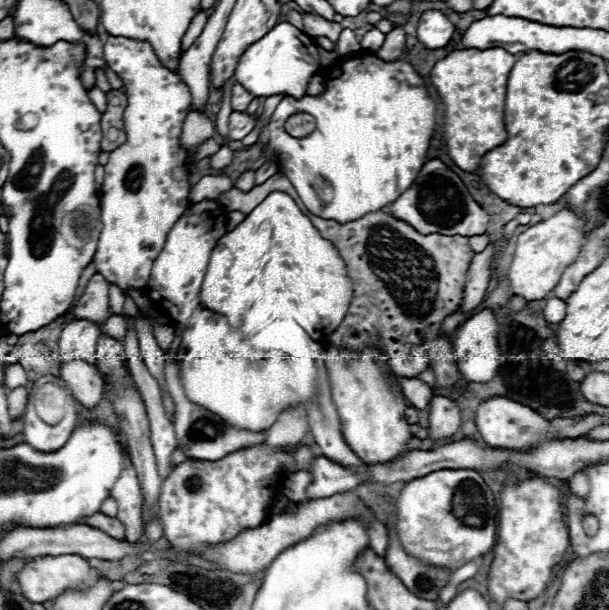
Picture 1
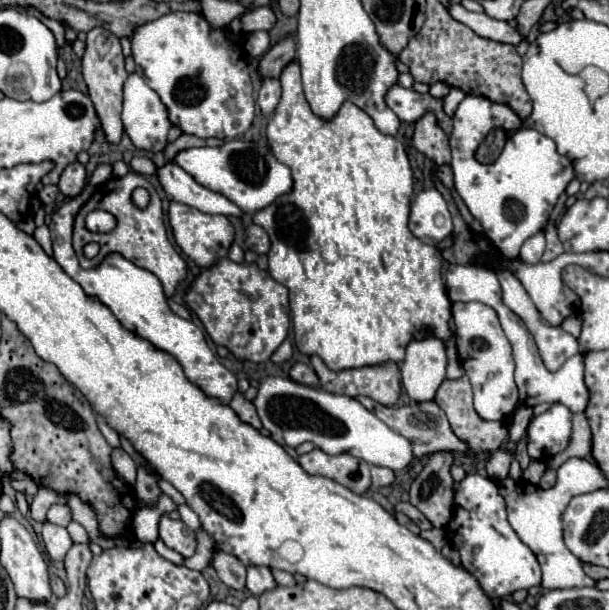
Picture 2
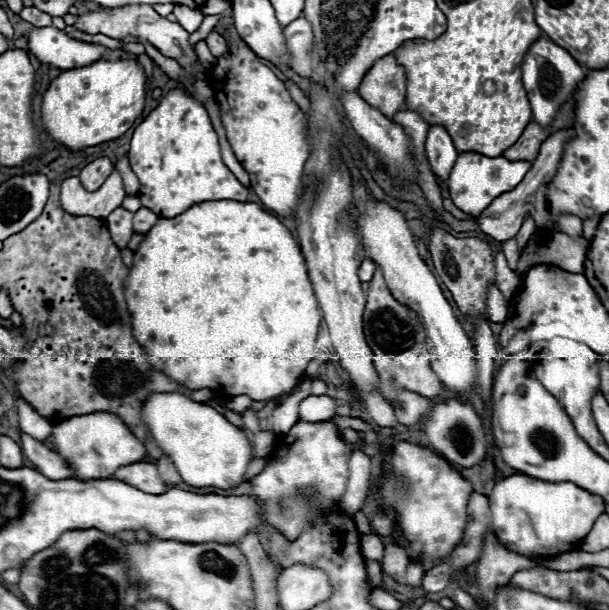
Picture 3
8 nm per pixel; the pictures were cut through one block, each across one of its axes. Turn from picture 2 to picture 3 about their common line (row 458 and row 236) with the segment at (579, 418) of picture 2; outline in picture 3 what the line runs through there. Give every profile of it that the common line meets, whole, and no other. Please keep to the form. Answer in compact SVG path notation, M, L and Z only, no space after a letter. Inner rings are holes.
M554 232L552 238L548 242L544 242L542 246L538 246L536 252L532 252L528 258L520 256L516 274L520 280L524 280L528 270L532 270L536 264L544 264L544 262L562 266L568 272L580 274L580 272L584 272L584 260L586 260L586 250L580 242L568 238L566 234Z

